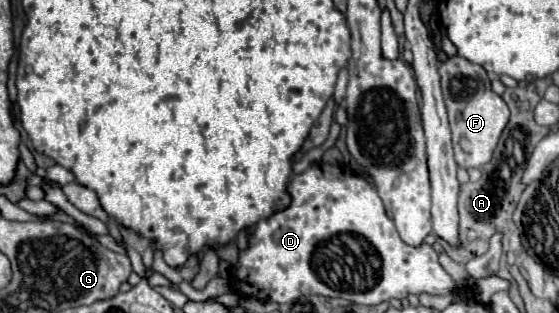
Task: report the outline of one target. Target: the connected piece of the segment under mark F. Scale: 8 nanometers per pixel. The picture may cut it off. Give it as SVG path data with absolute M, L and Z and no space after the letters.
M459 55L445 59L439 65L439 75L441 75L447 113L449 113L457 165L463 169L471 169L489 163L495 145L499 141L499 135L509 121L509 109L505 101L491 91L491 83L485 69Z

